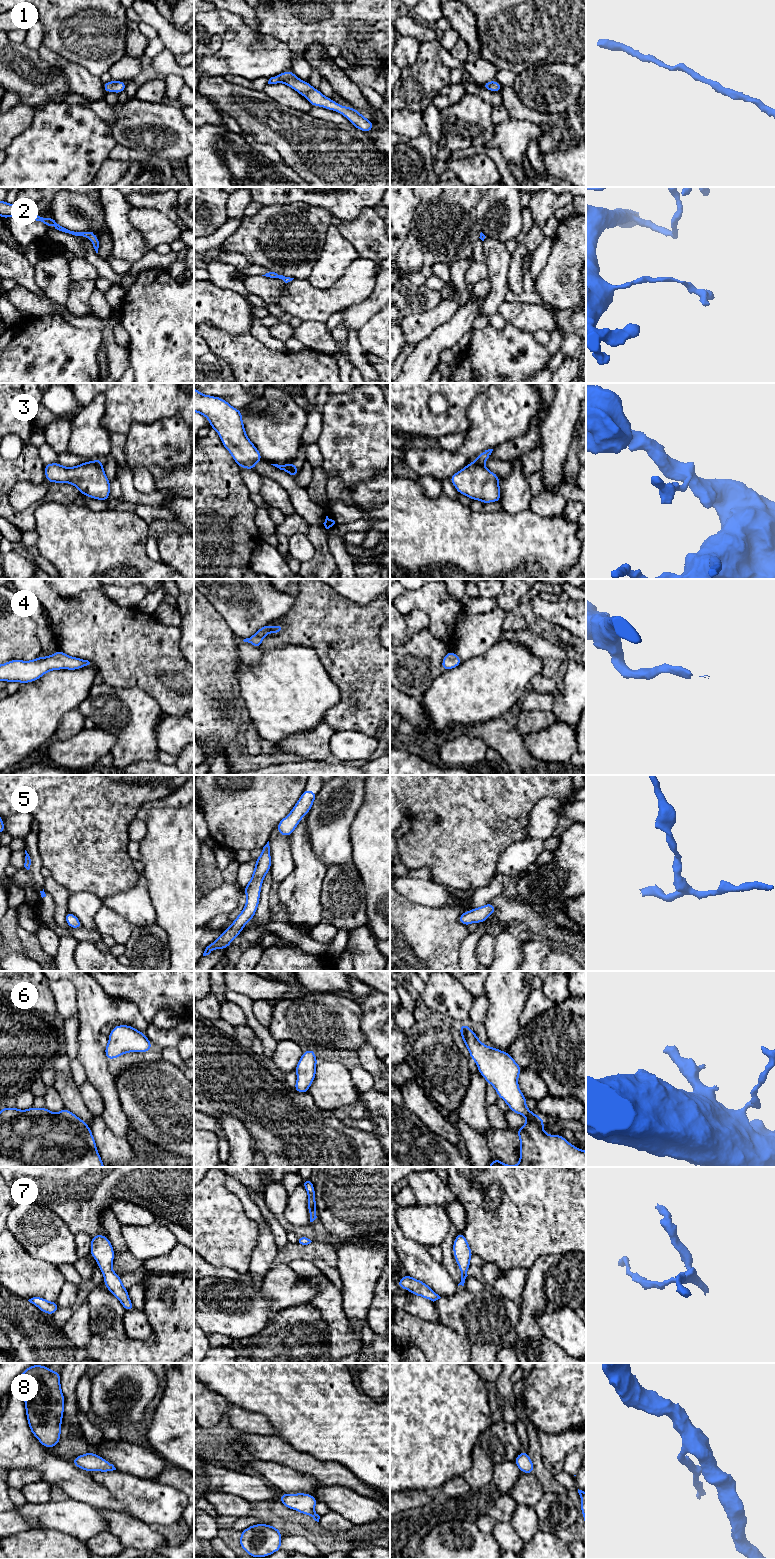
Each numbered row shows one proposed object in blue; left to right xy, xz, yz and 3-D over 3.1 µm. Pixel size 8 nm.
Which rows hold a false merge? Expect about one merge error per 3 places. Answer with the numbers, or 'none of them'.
3

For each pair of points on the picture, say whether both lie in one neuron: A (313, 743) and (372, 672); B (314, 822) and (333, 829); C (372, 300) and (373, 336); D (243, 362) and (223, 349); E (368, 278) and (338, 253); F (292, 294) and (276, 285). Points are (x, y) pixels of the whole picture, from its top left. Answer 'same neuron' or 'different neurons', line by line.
A: different neurons
B: same neuron
C: different neurons
D: same neuron
E: different neurons
F: different neurons

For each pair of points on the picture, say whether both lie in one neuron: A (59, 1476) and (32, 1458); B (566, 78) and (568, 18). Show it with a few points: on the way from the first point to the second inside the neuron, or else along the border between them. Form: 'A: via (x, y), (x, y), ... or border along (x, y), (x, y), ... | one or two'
A: via (52, 1469), (39, 1459) | one
B: border along (542, 64), (564, 62), (575, 66) | two

